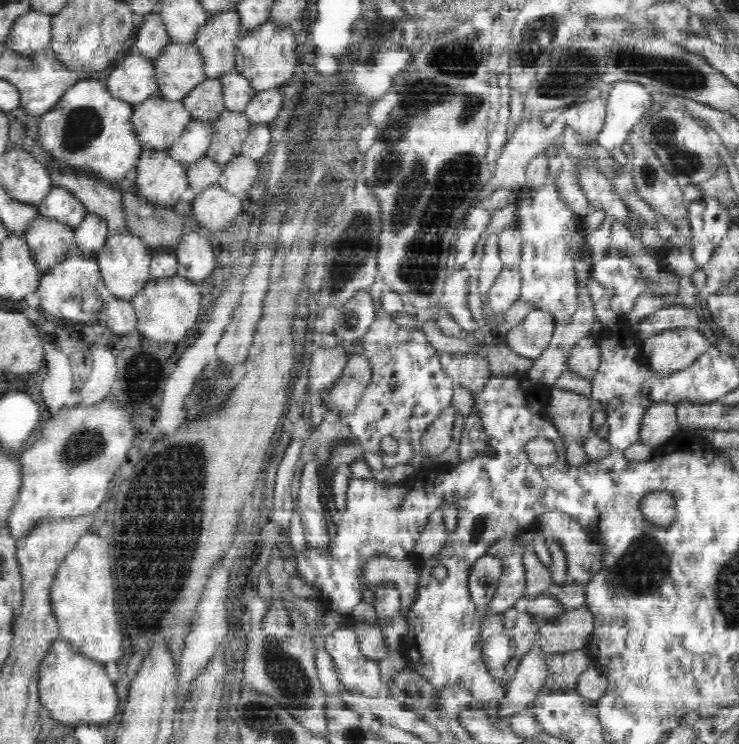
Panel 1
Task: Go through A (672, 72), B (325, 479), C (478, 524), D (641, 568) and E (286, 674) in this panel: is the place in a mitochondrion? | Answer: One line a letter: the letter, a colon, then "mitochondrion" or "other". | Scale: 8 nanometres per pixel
A: mitochondrion
B: other
C: mitochondrion
D: mitochondrion
E: mitochondrion

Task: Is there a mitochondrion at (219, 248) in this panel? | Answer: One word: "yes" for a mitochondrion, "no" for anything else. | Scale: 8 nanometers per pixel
no

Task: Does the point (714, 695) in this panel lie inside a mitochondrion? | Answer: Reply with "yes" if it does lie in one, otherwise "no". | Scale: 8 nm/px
no

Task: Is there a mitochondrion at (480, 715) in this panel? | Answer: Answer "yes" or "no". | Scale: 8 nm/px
yes

